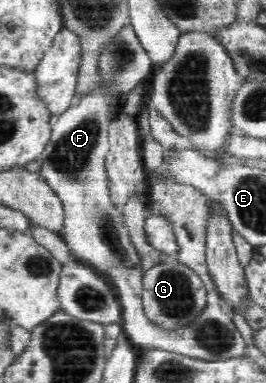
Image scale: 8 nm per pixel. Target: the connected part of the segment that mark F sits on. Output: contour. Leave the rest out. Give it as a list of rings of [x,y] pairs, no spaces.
[[[131,23],[124,25],[111,43],[106,44],[97,59],[98,86],[85,95],[72,102],[72,104],[53,121],[51,142],[48,142],[41,160],[43,166],[37,174],[47,180],[47,184],[56,191],[62,200],[65,213],[64,226],[60,235],[64,242],[71,247],[71,254],[76,260],[88,262],[88,266],[95,266],[101,274],[107,275],[109,282],[116,286],[120,293],[120,302],[123,305],[123,320],[120,322],[126,338],[134,345],[144,349],[162,349],[176,354],[183,354],[190,358],[216,362],[232,358],[246,357],[246,343],[240,335],[231,315],[223,310],[222,304],[208,304],[198,320],[194,320],[181,332],[165,332],[159,326],[148,320],[143,309],[141,292],[143,289],[142,257],[132,244],[130,235],[126,230],[121,210],[116,209],[109,199],[109,182],[106,181],[105,162],[110,147],[111,118],[115,115],[119,103],[127,97],[144,79],[150,77],[154,64],[147,50],[141,45],[139,38]]]

